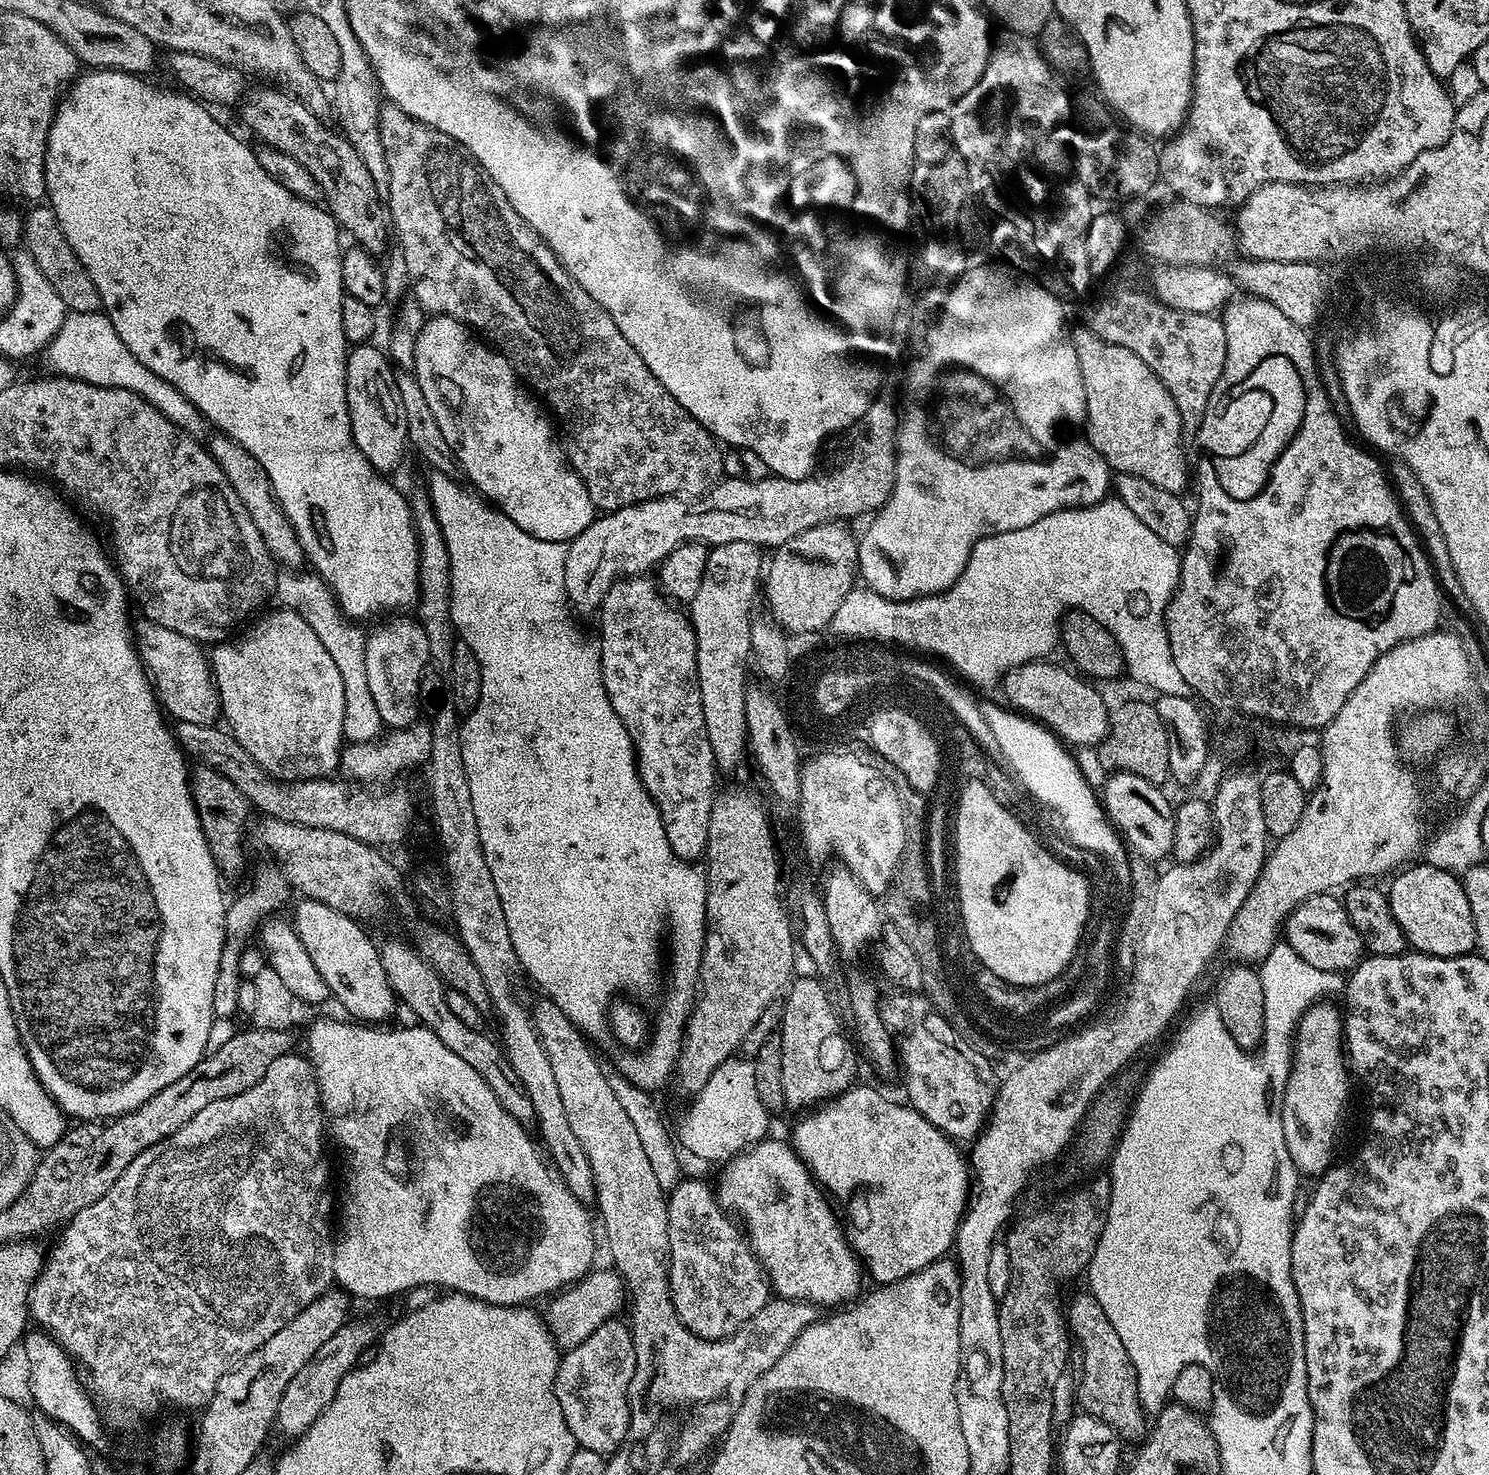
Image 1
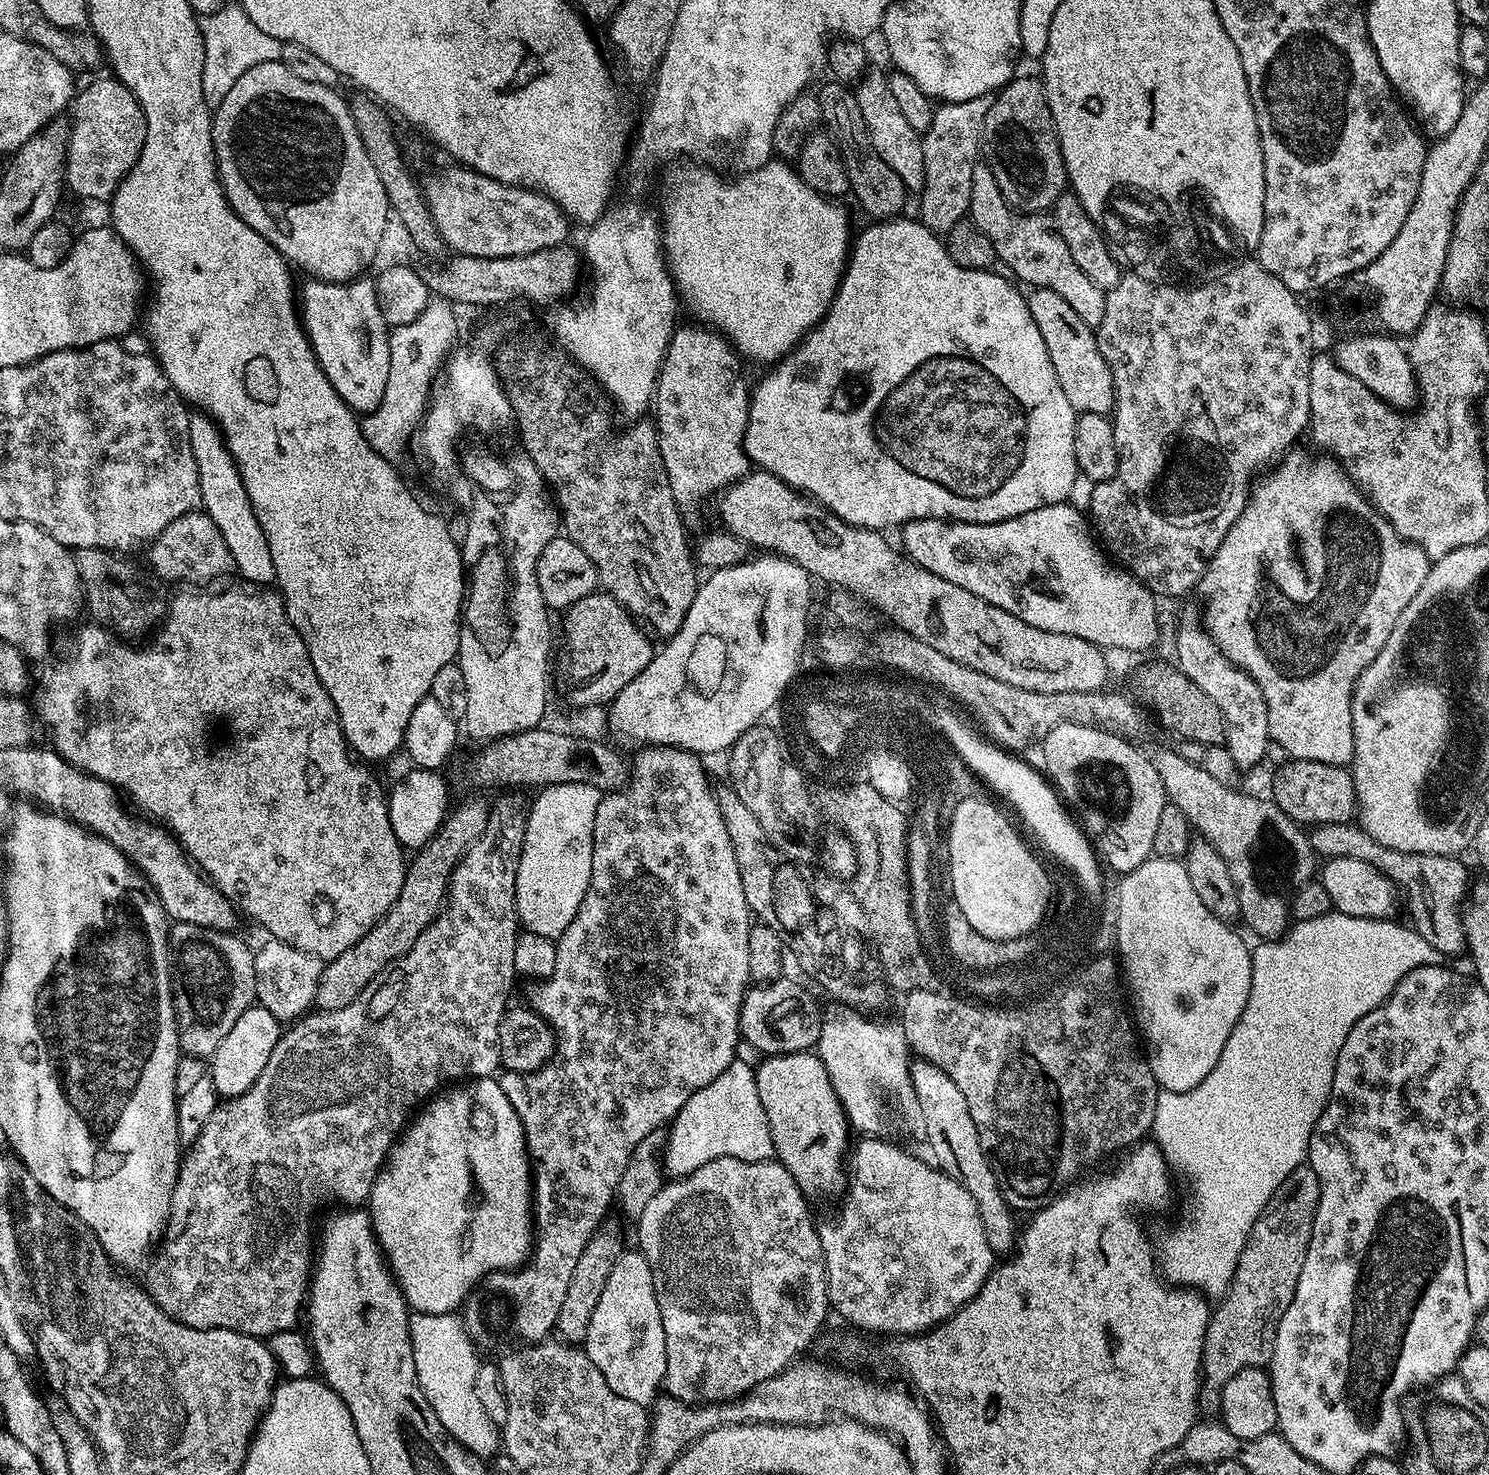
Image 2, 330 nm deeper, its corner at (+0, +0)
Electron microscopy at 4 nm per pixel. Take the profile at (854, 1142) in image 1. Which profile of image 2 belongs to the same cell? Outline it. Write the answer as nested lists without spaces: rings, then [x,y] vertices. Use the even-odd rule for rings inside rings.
[[[815,1051],[791,1052],[781,1056],[765,1055],[759,1065],[755,1065],[758,1098],[762,1102],[762,1110],[766,1110],[766,1118],[772,1135],[772,1150],[775,1159],[798,1182],[809,1201],[828,1200],[831,1196],[843,1197],[846,1191],[846,1157],[850,1152],[848,1134],[850,1127],[847,1114],[844,1113],[842,1102],[831,1085],[826,1067]]]

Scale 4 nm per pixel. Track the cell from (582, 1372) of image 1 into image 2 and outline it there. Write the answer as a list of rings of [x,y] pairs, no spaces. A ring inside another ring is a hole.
[[[621,1251],[610,1278],[606,1278],[602,1298],[594,1306],[582,1347],[590,1362],[602,1370],[602,1378],[606,1378],[606,1386],[614,1394],[645,1406],[657,1399],[666,1374],[666,1330],[662,1330],[654,1278],[643,1252]]]

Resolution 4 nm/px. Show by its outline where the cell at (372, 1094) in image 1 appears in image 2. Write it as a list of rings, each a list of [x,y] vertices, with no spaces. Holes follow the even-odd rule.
[[[492,1076],[468,1078],[444,1091],[433,1095],[415,1113],[411,1123],[401,1131],[396,1143],[392,1145],[392,1151],[388,1153],[387,1160],[384,1161],[383,1168],[376,1176],[372,1195],[366,1201],[380,1250],[384,1253],[389,1269],[395,1276],[396,1283],[400,1285],[400,1291],[404,1293],[404,1299],[408,1301],[409,1309],[413,1313],[456,1312],[483,1276],[488,1276],[491,1272],[506,1272],[521,1267],[531,1257],[534,1247],[534,1168],[530,1163],[524,1127],[514,1106],[510,1106],[510,1098],[506,1098],[499,1079]]]

